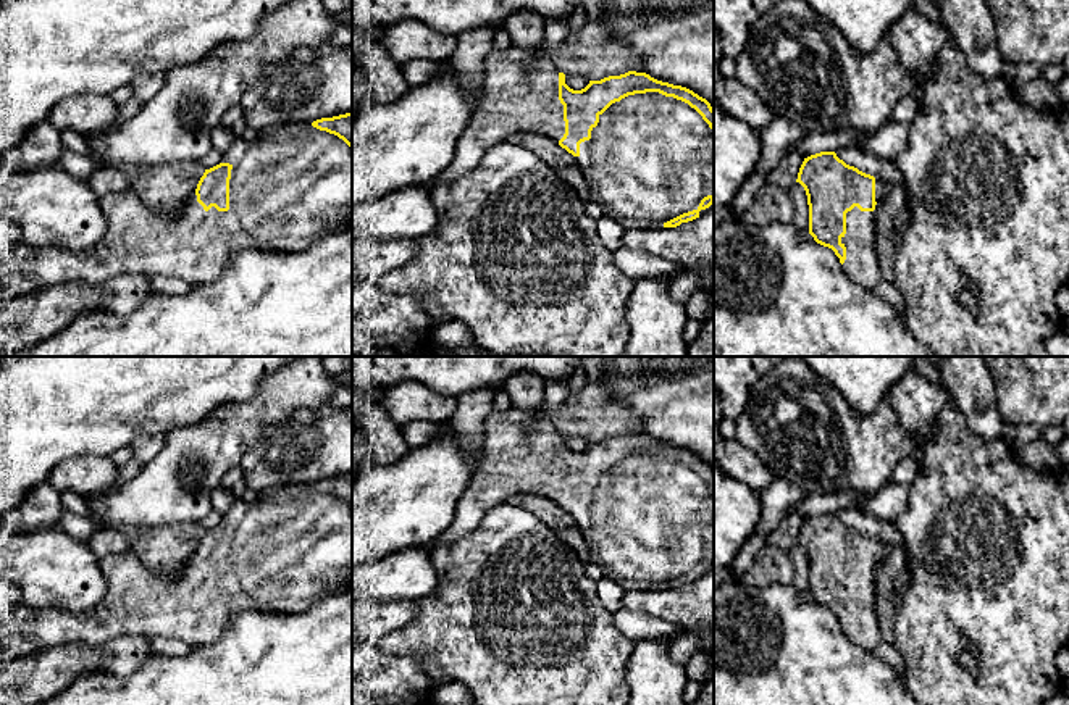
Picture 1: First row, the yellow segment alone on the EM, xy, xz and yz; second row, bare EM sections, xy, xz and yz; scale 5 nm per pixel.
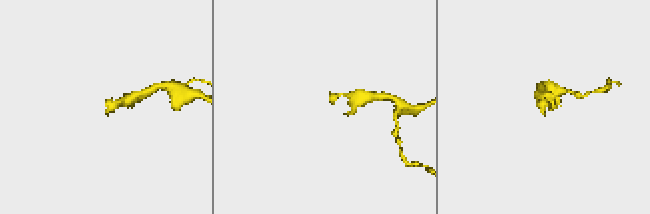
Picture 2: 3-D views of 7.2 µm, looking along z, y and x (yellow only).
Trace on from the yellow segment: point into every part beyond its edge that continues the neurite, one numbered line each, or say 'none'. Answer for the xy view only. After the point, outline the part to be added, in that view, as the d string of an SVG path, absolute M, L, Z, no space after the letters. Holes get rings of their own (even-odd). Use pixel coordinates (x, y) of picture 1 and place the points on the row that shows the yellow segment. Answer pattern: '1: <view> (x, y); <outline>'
1: xy (293, 187); M284 123L258 131L249 142L245 155L233 165L229 179L229 210L208 211L192 192L184 205L170 216L160 216L144 203L136 190L99 195L107 219L107 232L89 250L61 250L19 244L0 266L0 284L6 298L34 292L40 287L79 281L84 286L105 282L119 274L145 274L179 277L191 286L216 281L229 258L241 250L299 252L344 229L352 219L352 148L337 136L320 131L308 123Z

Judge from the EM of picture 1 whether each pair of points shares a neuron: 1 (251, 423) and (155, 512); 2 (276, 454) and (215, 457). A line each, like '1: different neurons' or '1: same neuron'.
1: same neuron
2: different neurons

